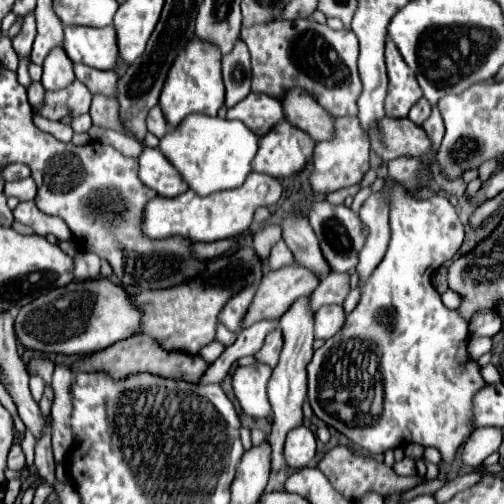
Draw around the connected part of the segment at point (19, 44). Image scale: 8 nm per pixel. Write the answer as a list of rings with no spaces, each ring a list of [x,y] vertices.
[[[28,12],[22,18],[22,30],[20,30],[20,34],[12,40],[14,50],[20,56],[28,56],[30,48],[32,48],[32,42],[34,42],[34,36],[36,36],[36,20],[34,20],[34,12]]]

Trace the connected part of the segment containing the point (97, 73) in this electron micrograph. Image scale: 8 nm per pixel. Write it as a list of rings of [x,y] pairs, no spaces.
[[[76,64],[74,72],[76,72],[76,78],[82,80],[92,94],[116,98],[118,74],[114,70],[96,70],[96,68],[90,68],[86,64]]]

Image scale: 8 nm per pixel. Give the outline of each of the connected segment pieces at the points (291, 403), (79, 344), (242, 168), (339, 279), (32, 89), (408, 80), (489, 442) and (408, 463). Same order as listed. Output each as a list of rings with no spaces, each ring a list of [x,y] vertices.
[[[310,296],[296,300],[296,304],[288,308],[288,312],[280,318],[280,330],[284,334],[284,348],[268,382],[268,398],[274,412],[272,432],[268,436],[272,444],[272,470],[280,470],[284,466],[282,448],[286,434],[302,424],[302,404],[306,400],[306,366],[314,352],[314,312],[310,310]]]
[[[106,278],[74,280],[68,288],[56,288],[20,308],[14,332],[24,348],[44,354],[92,354],[138,332],[142,312],[128,298],[120,286]]]
[[[192,114],[184,118],[180,128],[172,128],[164,138],[160,138],[160,152],[200,196],[232,190],[244,184],[244,178],[252,170],[250,162],[256,156],[256,148],[258,136],[242,122],[206,114]]]
[[[350,274],[326,276],[320,280],[316,292],[312,294],[312,308],[318,310],[322,304],[342,304],[350,292]]]
[[[32,82],[32,84],[28,86],[28,100],[30,100],[30,104],[32,104],[32,106],[40,106],[42,96],[44,96],[42,84],[40,84],[40,82]]]
[[[386,38],[386,68],[388,68],[388,96],[386,96],[386,116],[406,118],[410,108],[422,98],[422,90],[418,86],[416,76],[404,64],[396,44]]]
[[[478,428],[470,434],[462,448],[462,462],[470,466],[480,466],[492,452],[502,444],[500,428]]]
[[[402,458],[400,462],[394,464],[394,470],[400,474],[400,476],[410,476],[410,474],[416,474],[416,464],[412,458]]]

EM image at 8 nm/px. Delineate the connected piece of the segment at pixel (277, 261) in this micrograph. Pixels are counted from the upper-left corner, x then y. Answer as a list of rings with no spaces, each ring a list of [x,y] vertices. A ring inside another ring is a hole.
[[[280,240],[278,244],[274,244],[274,248],[270,252],[268,266],[270,266],[270,270],[276,270],[276,268],[284,268],[288,264],[290,264],[290,248],[284,244],[284,240]]]

